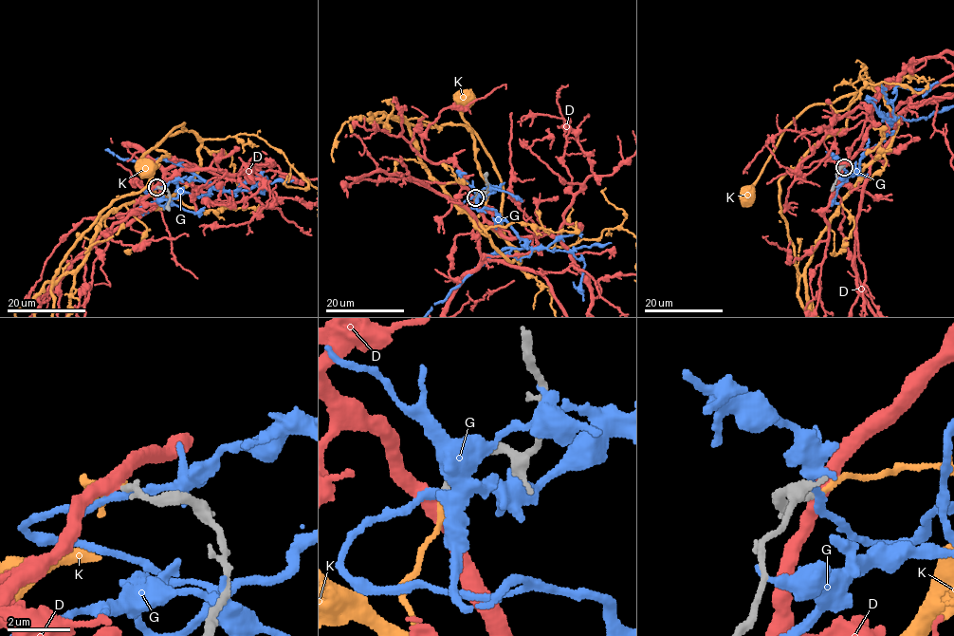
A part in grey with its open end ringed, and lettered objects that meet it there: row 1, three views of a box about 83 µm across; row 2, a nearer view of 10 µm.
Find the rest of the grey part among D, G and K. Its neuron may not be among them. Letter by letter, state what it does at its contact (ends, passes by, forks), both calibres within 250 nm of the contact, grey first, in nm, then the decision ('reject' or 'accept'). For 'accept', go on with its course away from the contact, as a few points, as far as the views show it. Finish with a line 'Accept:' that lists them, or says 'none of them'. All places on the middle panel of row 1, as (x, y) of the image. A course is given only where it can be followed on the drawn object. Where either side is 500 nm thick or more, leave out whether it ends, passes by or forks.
D: it passes by | 190/400 nm | reject
G: it passes by | 190/240 nm | reject
K: it ends | 180/170 nm | accept | via (474, 197), (474, 219), (505, 258), (518, 256), (519, 263), (503, 228), (503, 185), (463, 118), (465, 100)
Accept: K

